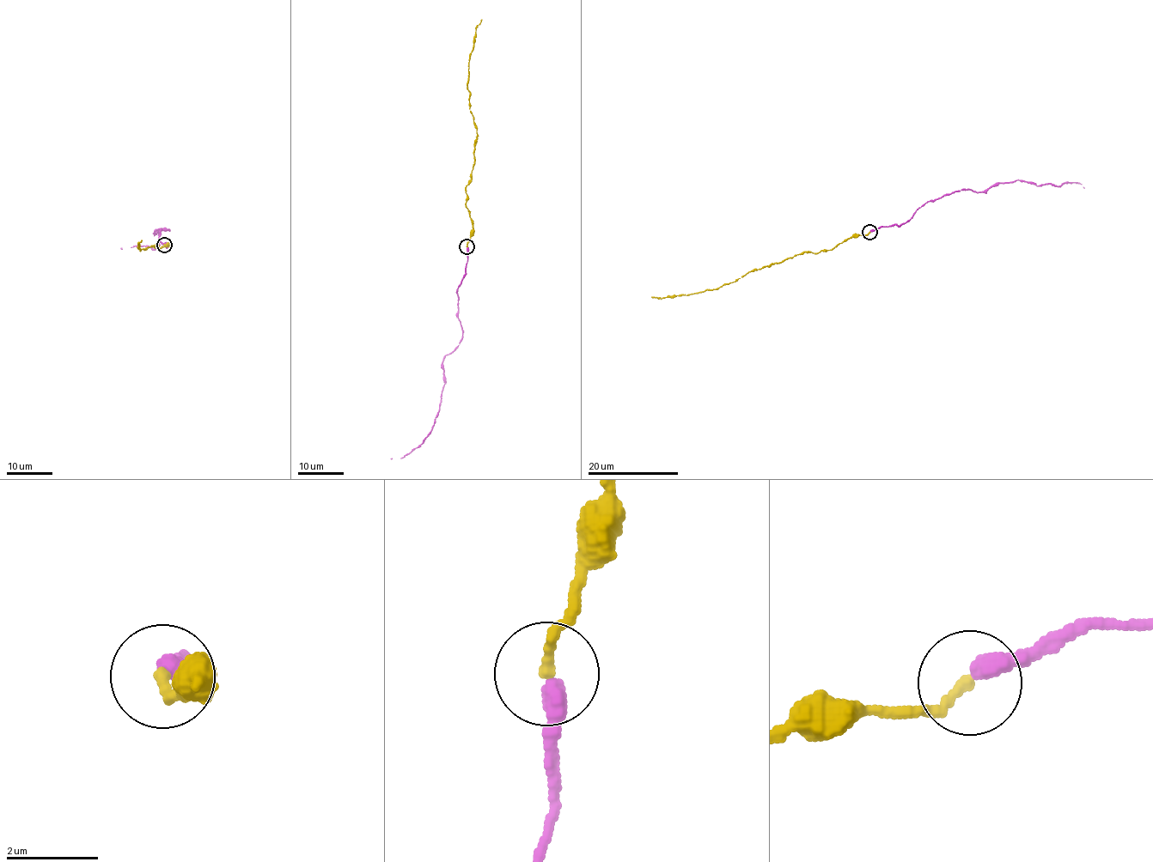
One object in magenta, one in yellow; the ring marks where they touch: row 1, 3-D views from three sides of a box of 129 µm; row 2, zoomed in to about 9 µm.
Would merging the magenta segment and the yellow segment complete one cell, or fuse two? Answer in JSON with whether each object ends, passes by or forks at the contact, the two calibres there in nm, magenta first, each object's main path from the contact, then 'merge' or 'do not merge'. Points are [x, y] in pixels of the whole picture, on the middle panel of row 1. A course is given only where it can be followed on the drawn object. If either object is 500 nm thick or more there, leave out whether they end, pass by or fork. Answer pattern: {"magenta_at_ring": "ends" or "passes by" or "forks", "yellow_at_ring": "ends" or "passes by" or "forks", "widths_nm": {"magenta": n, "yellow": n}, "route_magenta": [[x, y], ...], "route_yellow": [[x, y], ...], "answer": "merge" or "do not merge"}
{"magenta_at_ring": "ends", "yellow_at_ring": "ends", "widths_nm": {"magenta": 400, "yellow": 240}, "route_magenta": [[466, 247], [456, 292], [462, 334], [442, 363], [438, 415], [421, 444], [390, 458]], "route_yellow": [[466, 246], [472, 227], [466, 186], [474, 165], [477, 137], [470, 111], [468, 70], [476, 27], [482, 20]], "answer": "merge"}

